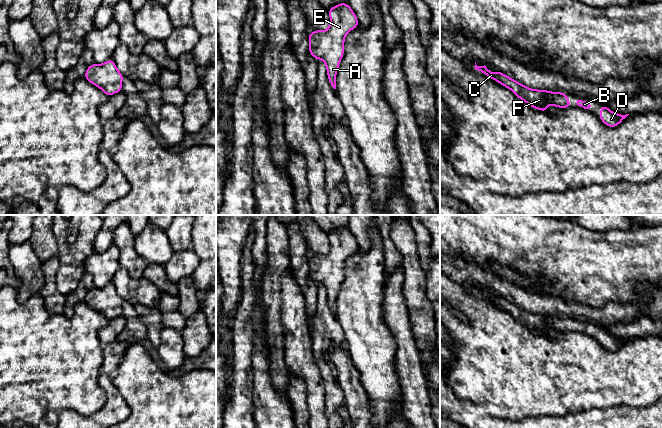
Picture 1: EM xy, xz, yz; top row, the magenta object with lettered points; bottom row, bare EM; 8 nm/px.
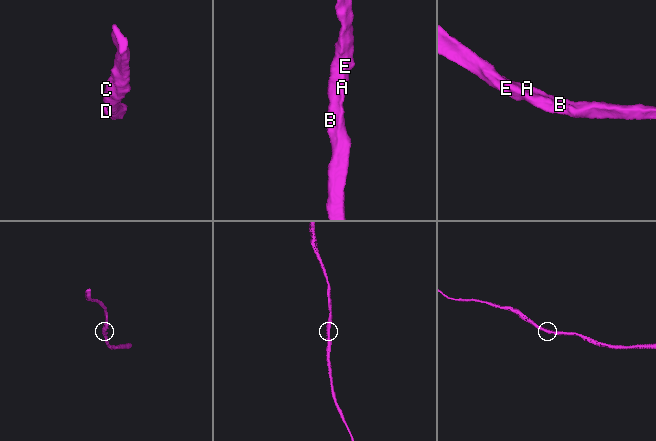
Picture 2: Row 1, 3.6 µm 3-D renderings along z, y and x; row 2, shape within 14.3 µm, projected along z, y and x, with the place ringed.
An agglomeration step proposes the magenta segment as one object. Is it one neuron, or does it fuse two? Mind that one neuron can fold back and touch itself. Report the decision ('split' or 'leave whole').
leave whole

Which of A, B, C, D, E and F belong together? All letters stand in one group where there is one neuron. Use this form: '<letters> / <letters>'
A B C D E F

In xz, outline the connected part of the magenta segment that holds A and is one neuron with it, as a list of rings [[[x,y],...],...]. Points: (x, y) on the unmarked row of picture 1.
[[[339,227],[328,234],[330,241],[329,251],[325,254],[315,254],[308,257],[310,271],[308,276],[316,283],[321,283],[327,294],[328,305],[336,313],[336,299],[339,288],[344,279],[344,266],[348,256],[359,250],[356,238],[348,227]]]

